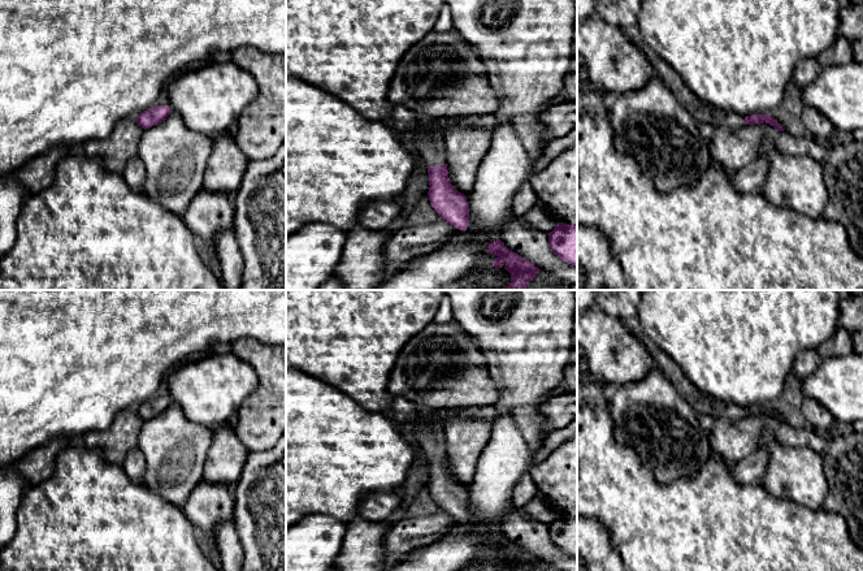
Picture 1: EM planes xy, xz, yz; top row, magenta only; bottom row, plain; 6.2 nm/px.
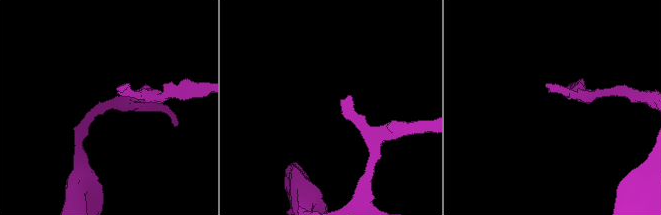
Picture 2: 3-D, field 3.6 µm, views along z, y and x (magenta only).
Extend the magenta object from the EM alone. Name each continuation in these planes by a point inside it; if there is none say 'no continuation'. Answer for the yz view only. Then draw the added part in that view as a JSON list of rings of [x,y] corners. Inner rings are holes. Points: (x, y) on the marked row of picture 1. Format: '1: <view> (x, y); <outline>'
1: yz (703, 113); [[[628,29],[625,33],[650,61],[656,77],[663,81],[665,87],[675,94],[678,103],[682,104],[699,124],[711,124],[715,127],[729,126],[733,129],[745,125],[745,116],[712,108],[711,105],[702,103],[685,86],[678,74],[643,43],[637,29]]]

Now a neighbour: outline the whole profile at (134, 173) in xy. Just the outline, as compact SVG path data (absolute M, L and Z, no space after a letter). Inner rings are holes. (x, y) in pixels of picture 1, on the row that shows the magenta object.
M138 156L131 157L127 161L127 164L122 172L122 176L123 176L123 179L126 181L126 183L131 189L142 193L142 187L143 187L143 182L147 176L147 170L144 168L143 161Z

